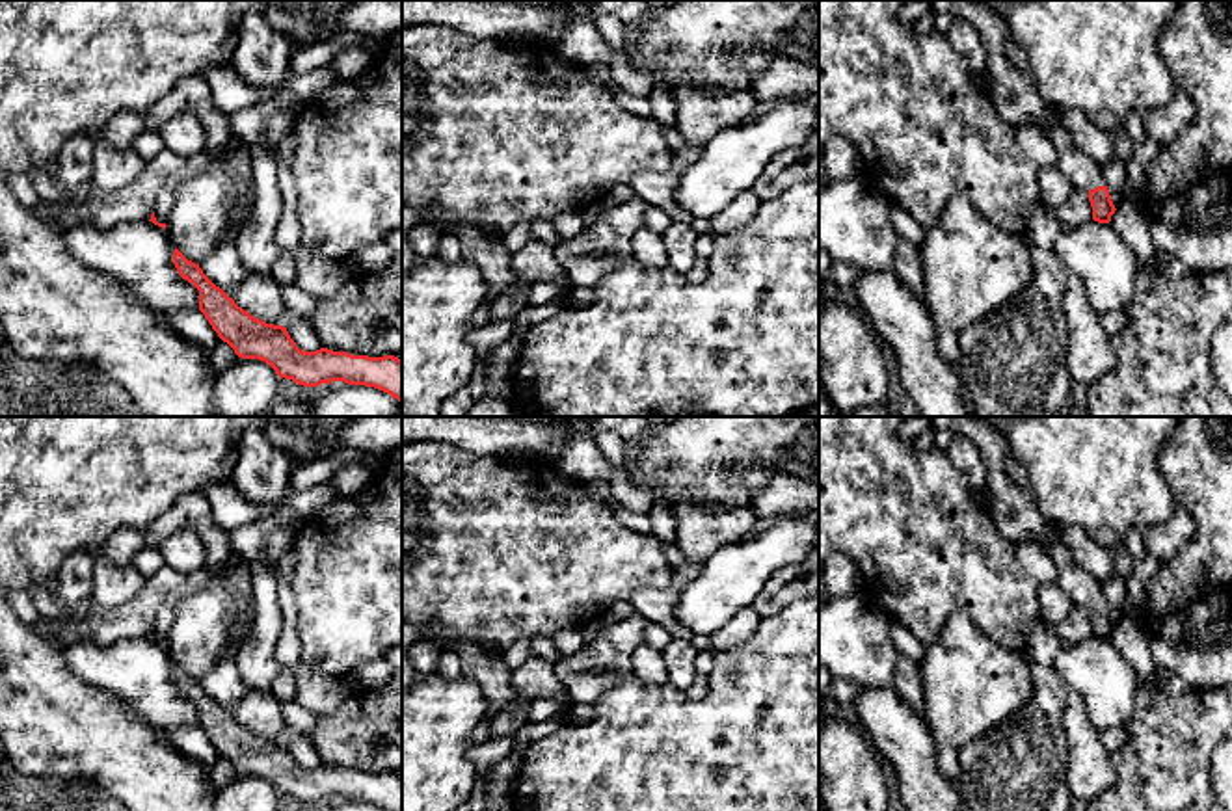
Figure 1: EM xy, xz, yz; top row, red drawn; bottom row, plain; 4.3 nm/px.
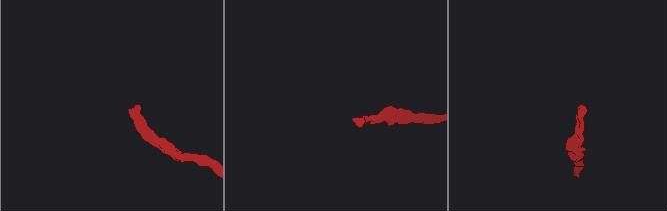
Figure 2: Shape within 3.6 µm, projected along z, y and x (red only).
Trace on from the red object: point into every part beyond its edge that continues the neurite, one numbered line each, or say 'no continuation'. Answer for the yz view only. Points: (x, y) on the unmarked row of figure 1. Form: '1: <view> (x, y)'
1: yz (1015, 510)

